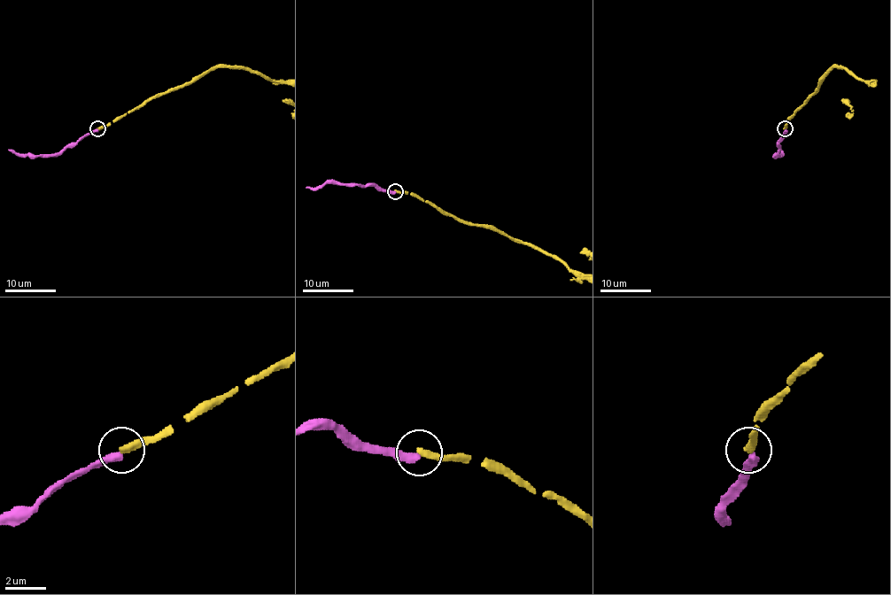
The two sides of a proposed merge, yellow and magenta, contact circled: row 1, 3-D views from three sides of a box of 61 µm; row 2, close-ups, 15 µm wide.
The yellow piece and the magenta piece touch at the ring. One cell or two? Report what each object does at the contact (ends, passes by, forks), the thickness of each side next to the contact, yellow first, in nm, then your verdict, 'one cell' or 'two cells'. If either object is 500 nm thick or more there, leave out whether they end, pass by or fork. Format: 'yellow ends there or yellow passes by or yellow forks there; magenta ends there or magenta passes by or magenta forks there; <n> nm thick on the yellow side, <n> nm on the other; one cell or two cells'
yellow ends there; magenta ends there; 340 nm thick on the yellow side, 360 nm on the other; two cells

